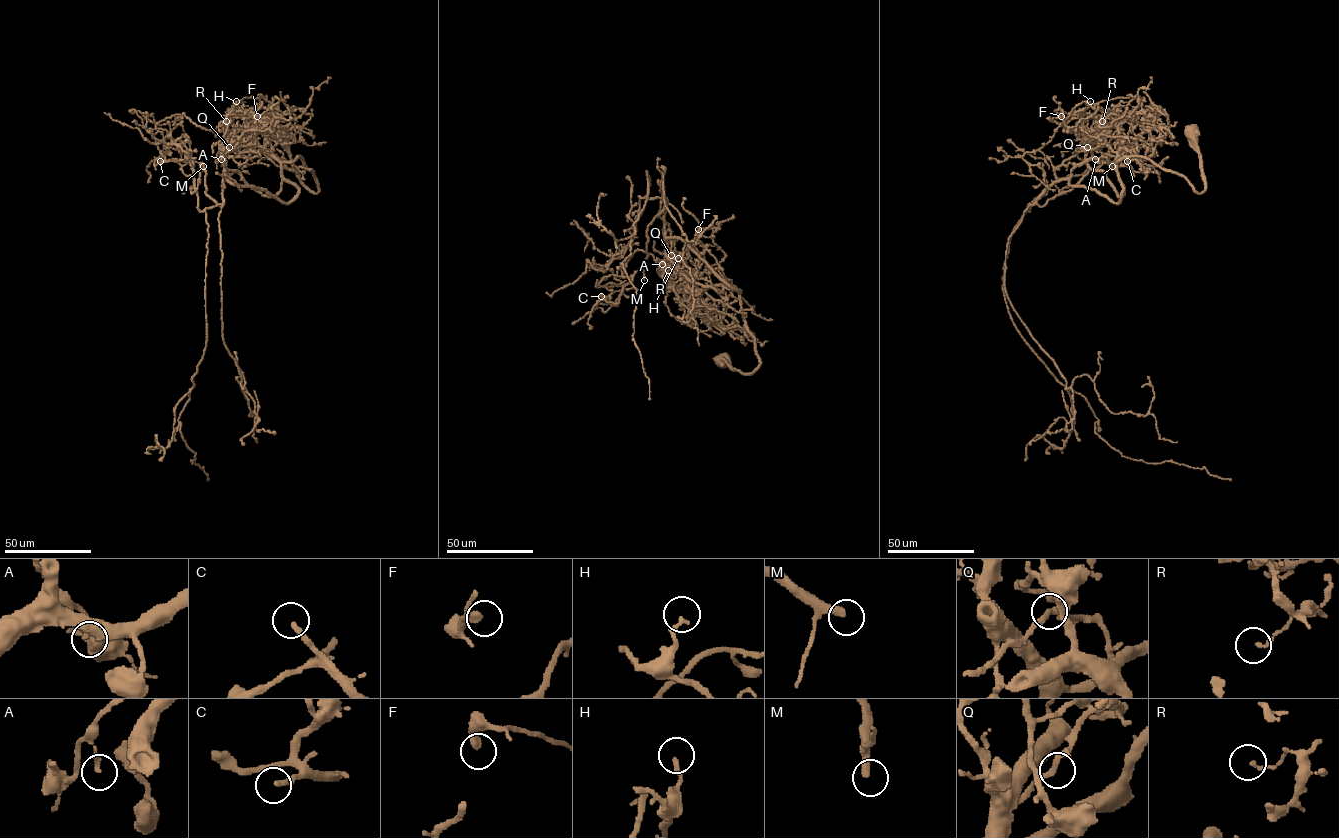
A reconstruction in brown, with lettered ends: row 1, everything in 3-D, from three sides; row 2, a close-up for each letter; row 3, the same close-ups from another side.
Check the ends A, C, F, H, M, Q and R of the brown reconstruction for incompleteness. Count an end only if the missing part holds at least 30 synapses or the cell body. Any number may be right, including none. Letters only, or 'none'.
C, M

